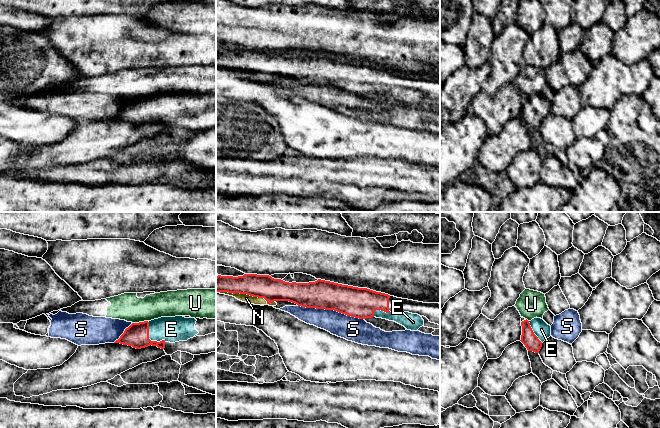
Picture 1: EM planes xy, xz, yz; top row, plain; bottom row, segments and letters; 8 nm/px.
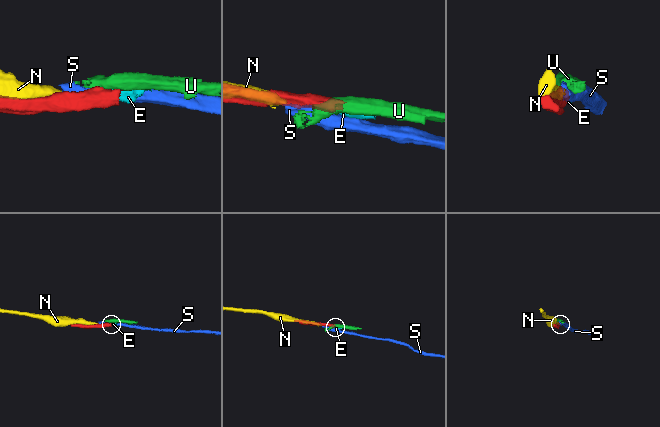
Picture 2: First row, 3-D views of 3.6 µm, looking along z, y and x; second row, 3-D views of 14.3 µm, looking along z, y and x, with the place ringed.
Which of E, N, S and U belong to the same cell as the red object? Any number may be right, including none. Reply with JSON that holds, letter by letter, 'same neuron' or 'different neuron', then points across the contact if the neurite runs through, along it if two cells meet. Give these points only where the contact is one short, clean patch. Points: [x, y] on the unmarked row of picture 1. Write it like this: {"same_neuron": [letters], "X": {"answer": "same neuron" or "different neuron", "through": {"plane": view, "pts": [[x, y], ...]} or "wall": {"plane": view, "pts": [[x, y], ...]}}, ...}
{"same_neuron": ["E"], "E": {"answer": "same neuron", "through": {"plane": "xy", "pts": [[136, 111], [148, 114], [154, 108], [171, 105]]}}, "N": {"answer": "different neuron"}, "S": {"answer": "different neuron"}, "U": {"answer": "different neuron", "wall": {"plane": "xy", "pts": [[147, 96], [132, 99]]}}}

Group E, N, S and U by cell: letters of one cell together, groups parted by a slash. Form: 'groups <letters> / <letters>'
groups E / N S / U

